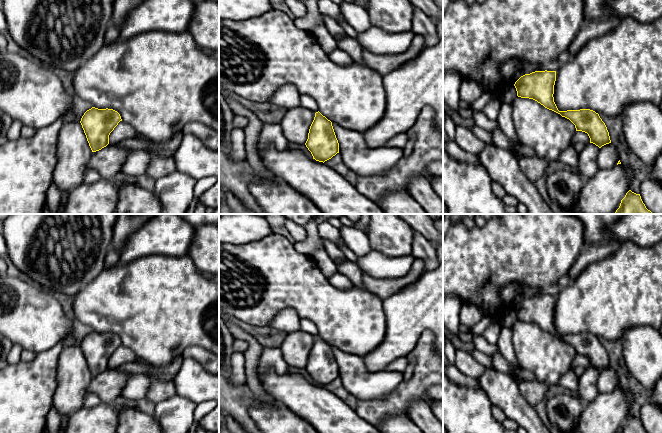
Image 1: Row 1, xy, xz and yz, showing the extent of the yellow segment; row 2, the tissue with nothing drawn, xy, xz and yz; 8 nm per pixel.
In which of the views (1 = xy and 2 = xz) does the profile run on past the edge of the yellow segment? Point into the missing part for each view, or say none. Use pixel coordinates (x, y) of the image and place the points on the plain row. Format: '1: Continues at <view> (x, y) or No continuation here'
1: No continuation here
2: No continuation here

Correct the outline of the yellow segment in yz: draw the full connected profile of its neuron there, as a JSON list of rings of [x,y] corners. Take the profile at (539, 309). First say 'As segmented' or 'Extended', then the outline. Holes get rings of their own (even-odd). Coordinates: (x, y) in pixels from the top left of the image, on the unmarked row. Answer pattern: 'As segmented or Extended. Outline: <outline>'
As segmented. Outline: [[[535,295],[521,300],[514,308],[517,320],[537,325],[545,332],[569,343],[576,352],[588,358],[590,367],[599,372],[611,367],[609,356],[599,338],[590,333],[559,335],[554,326],[556,295]]]

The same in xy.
As segmented. Outline: [[[92,331],[84,337],[80,347],[92,376],[109,368],[109,359],[120,345],[120,338],[113,333]]]

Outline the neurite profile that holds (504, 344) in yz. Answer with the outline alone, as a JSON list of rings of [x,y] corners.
[[[501,327],[496,346],[498,348],[498,351],[506,358],[511,367],[520,367],[513,349],[511,328]]]

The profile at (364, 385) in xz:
[[[334,346],[332,350],[344,387],[357,399],[382,399],[404,380],[403,372],[368,372],[361,356],[348,354]]]

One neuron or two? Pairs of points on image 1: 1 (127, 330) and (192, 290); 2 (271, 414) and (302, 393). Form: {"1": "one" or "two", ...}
{"1": "one", "2": "two"}

